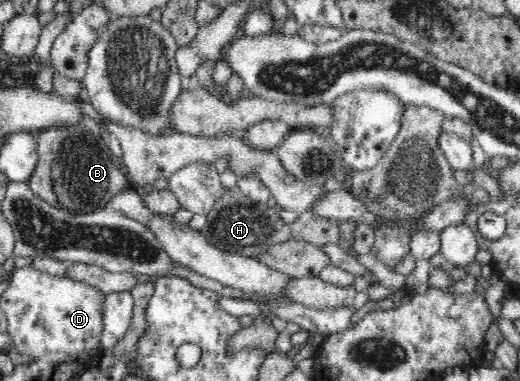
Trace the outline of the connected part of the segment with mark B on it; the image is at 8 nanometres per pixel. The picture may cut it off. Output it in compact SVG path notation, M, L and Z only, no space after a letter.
M65 125L42 129L35 141L38 161L28 184L42 201L84 215L108 205L115 193L125 189L126 180L119 162L109 155L108 148L94 147L92 137Z

